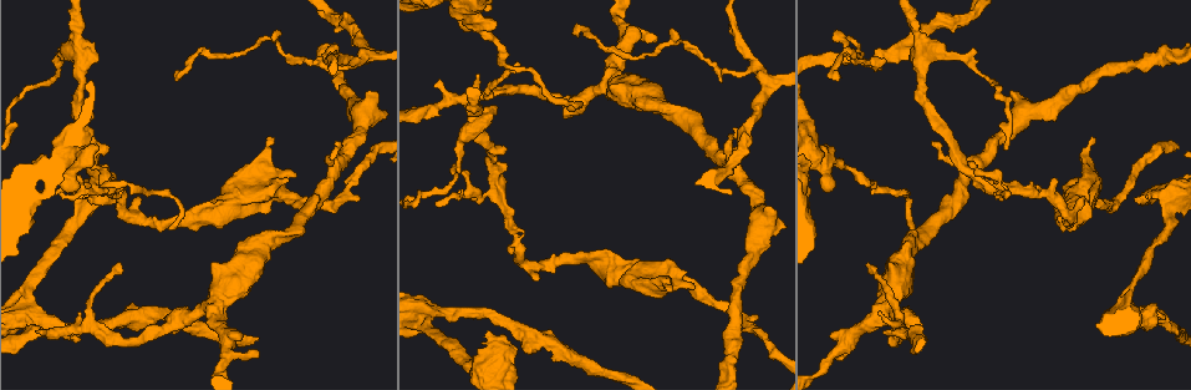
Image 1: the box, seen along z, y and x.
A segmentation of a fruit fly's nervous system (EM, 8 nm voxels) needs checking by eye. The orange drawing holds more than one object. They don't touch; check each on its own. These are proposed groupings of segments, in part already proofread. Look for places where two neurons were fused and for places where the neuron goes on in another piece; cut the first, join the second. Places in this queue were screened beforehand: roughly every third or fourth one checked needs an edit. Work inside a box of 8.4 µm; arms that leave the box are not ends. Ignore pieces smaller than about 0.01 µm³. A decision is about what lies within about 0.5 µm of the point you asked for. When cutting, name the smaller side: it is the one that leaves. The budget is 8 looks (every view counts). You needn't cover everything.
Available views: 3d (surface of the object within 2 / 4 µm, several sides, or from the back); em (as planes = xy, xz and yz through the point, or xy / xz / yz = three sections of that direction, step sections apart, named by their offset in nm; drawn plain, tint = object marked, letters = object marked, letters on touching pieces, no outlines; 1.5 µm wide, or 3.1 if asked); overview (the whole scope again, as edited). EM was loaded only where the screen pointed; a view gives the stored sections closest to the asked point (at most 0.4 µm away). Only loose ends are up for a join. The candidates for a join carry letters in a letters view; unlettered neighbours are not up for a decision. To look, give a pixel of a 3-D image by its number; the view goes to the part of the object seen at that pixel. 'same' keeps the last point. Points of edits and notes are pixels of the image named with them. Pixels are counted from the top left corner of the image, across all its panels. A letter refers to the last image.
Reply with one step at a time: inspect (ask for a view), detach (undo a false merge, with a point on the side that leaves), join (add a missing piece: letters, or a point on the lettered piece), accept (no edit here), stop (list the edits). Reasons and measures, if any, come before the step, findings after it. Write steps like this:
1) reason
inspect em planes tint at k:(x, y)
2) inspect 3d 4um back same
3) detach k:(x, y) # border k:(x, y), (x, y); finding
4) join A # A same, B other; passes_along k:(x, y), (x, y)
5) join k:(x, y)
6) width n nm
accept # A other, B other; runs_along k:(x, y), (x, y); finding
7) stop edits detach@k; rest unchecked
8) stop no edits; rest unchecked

free end
inspect 3d 2um back at 1:(256, 355)

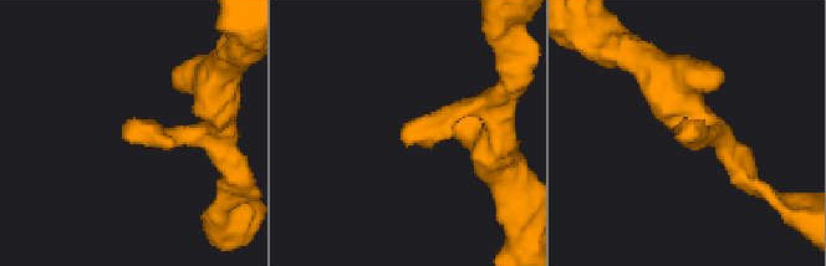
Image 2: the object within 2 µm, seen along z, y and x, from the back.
need the tissue
inspect em planes letters at 2:(693, 136)

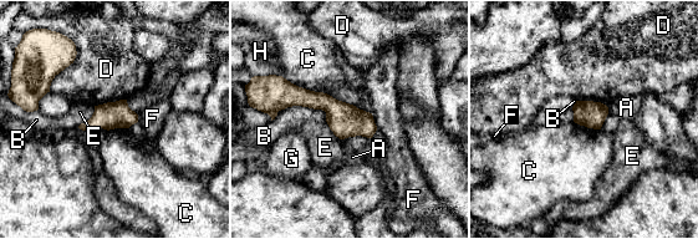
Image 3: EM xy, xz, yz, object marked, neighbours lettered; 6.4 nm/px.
accept # A other, B other, C other, D other, E other, F other, G other, H other; runs_along 3:(276, 106), (319, 100), (372, 130); no lettered piece goes on from it

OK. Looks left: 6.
branch stops here
inspect em xz step 8 tint at 1:(536, 277)

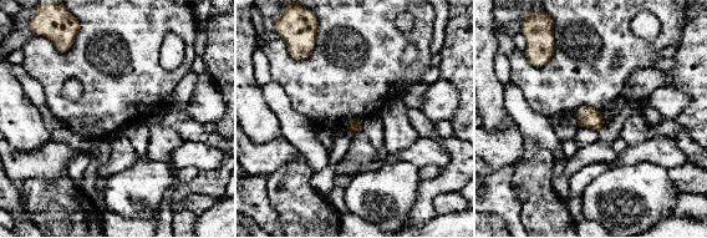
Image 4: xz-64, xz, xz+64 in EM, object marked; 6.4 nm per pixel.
inspect em planes tint same

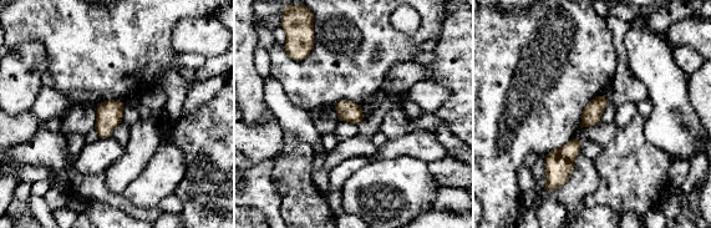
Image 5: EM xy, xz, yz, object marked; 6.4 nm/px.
inspect em planes letters same

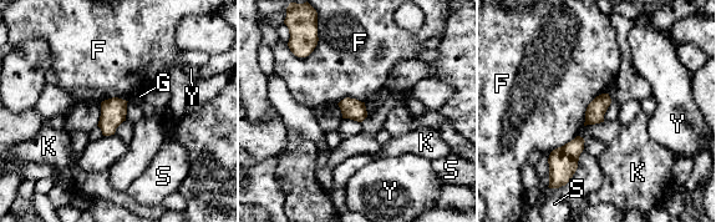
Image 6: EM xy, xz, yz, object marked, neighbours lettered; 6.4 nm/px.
accept # F other, G other, K other, S other, Y other; border 6:(605, 92), (588, 105), (583, 125); no lettered piece goes on from it

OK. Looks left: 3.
long arm stops here
inspect em planes letters at 1:(171, 226)

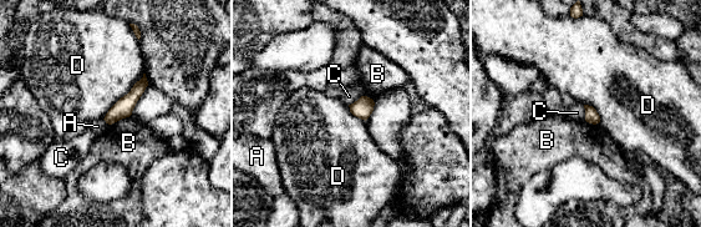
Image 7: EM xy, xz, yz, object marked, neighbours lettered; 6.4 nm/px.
width 90 nm
accept # A other, B other, C other, D other; border 7:(143, 72), (102, 119); none of them fits

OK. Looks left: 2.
stop no edits; rest unchecked

